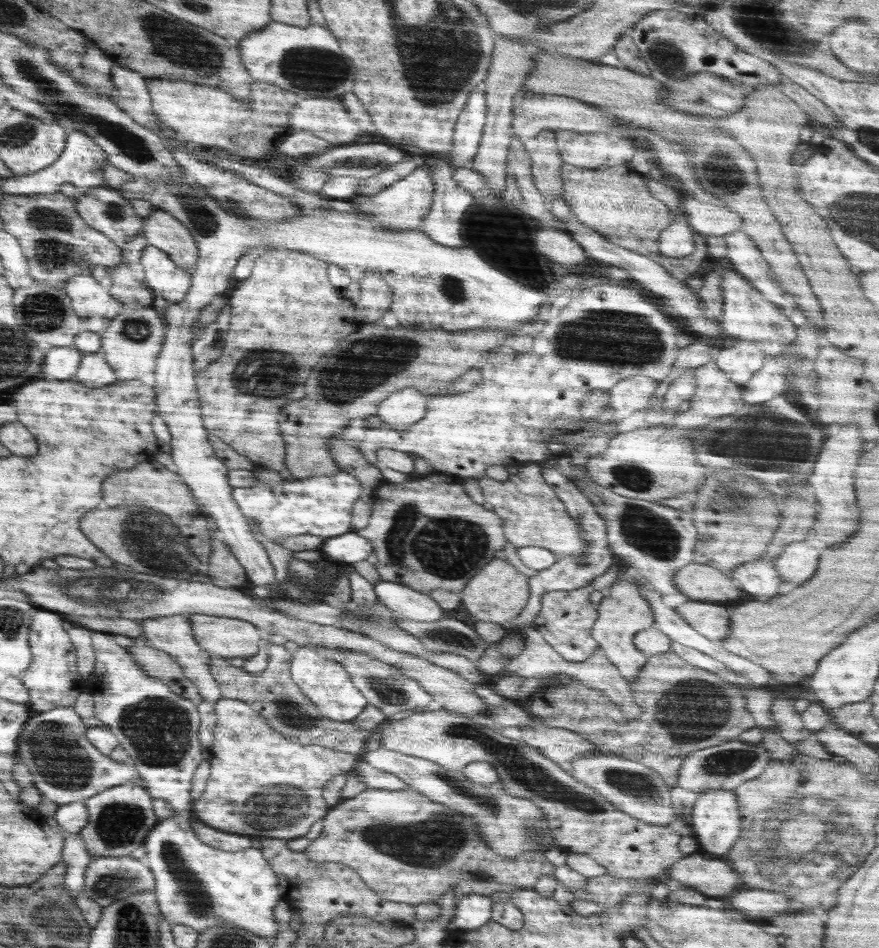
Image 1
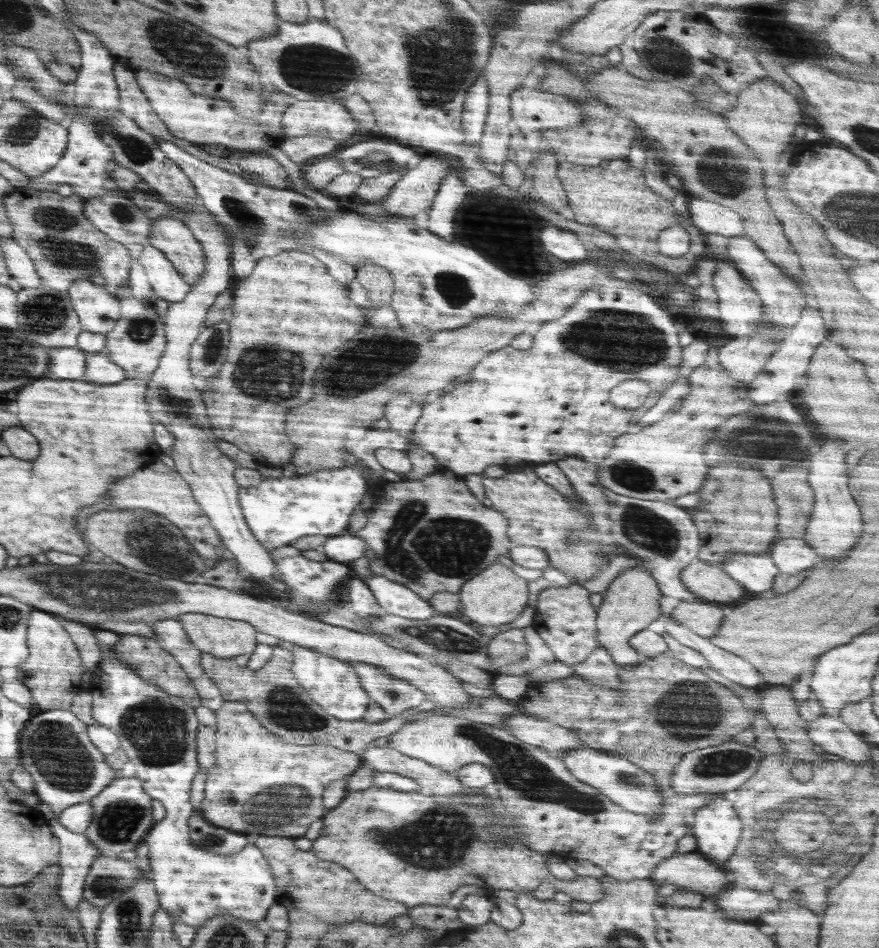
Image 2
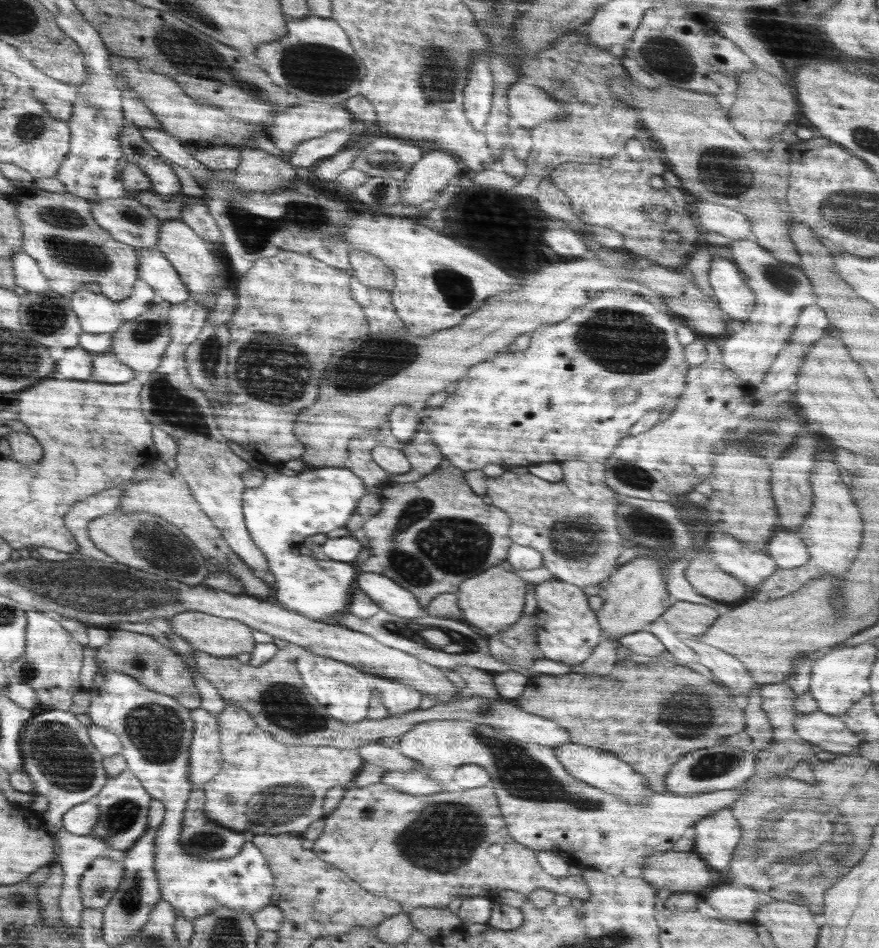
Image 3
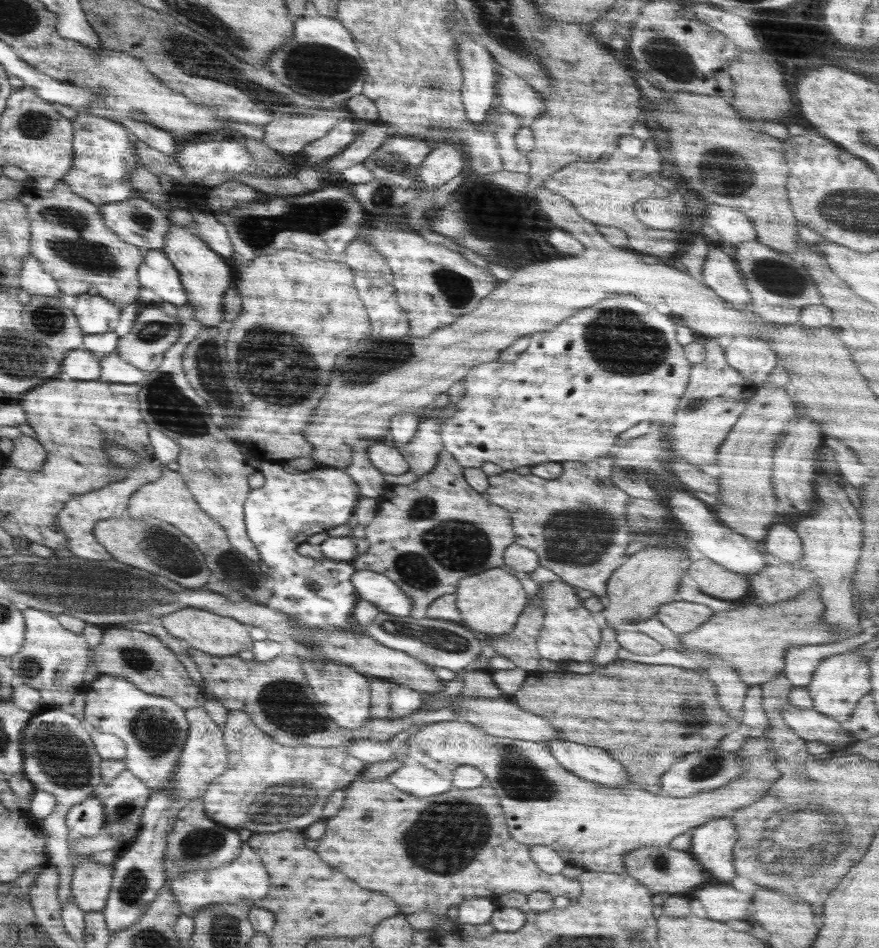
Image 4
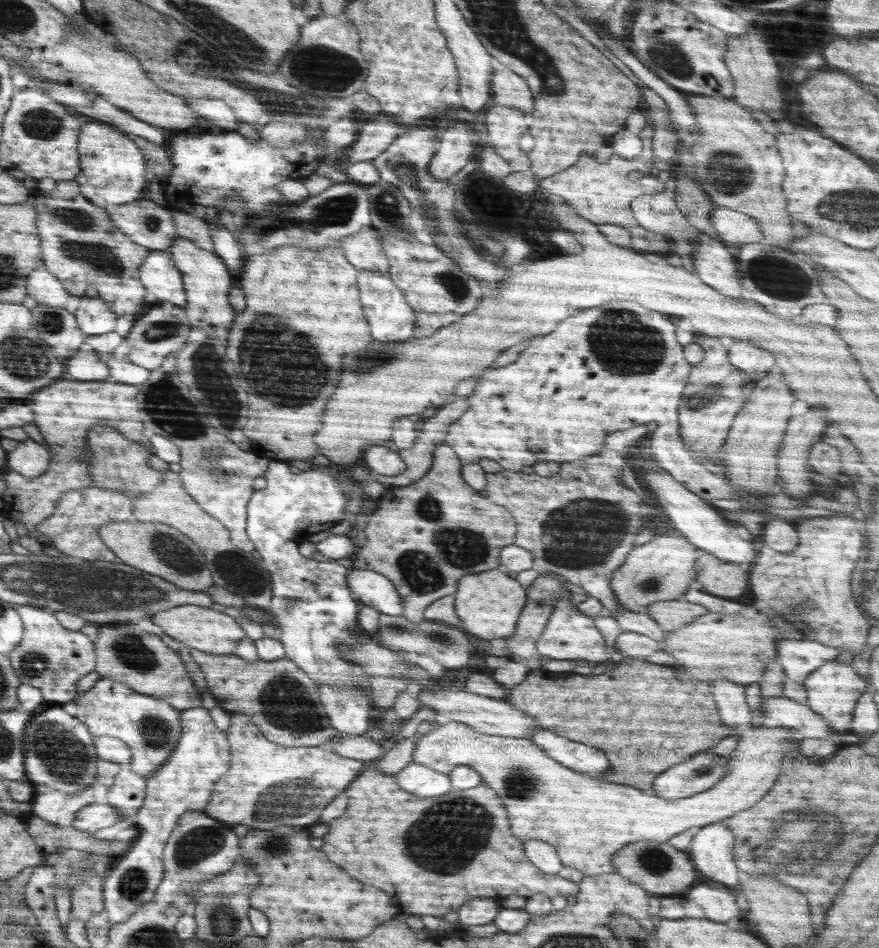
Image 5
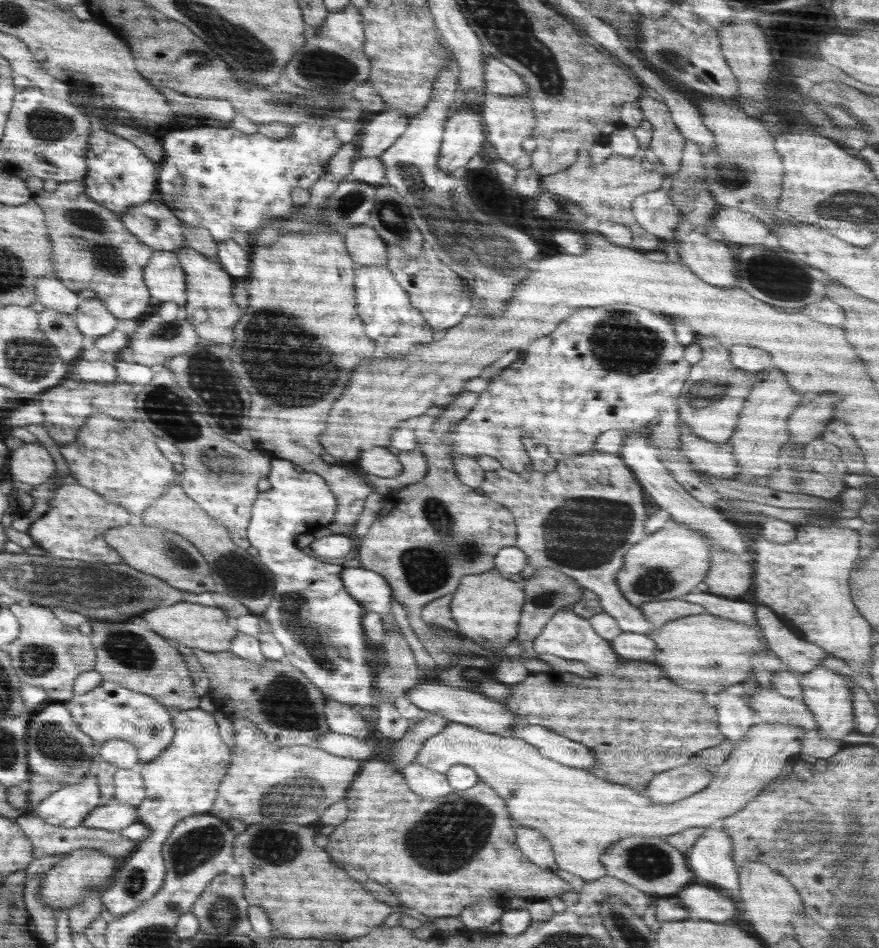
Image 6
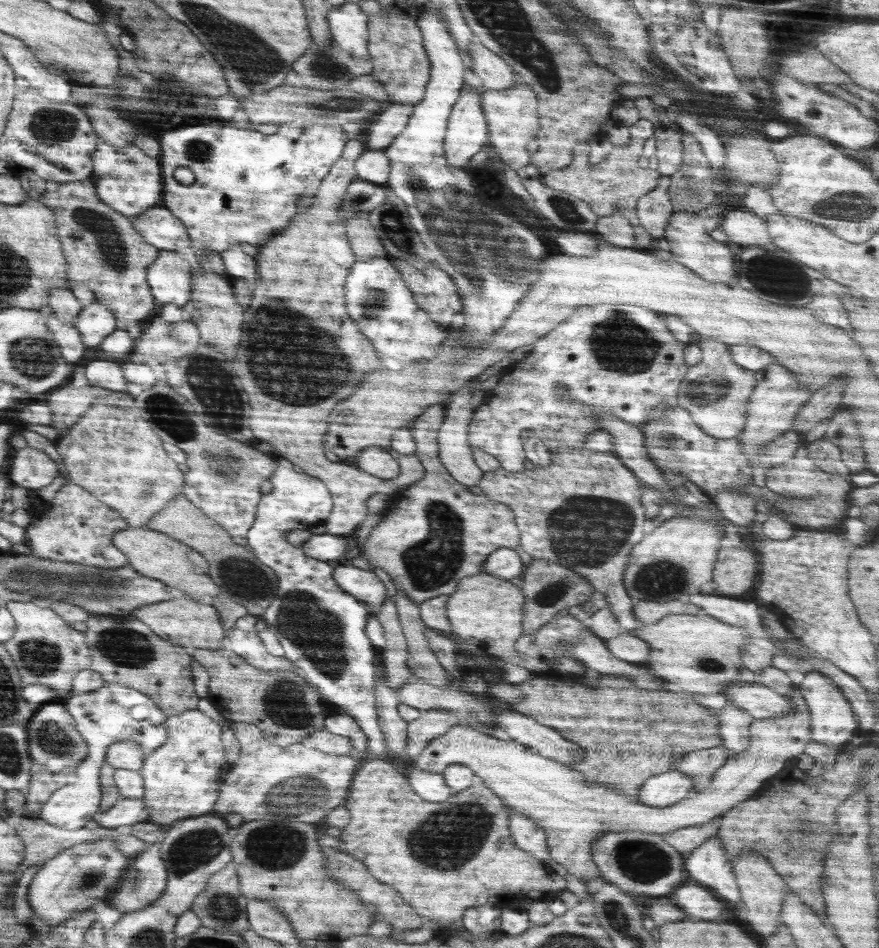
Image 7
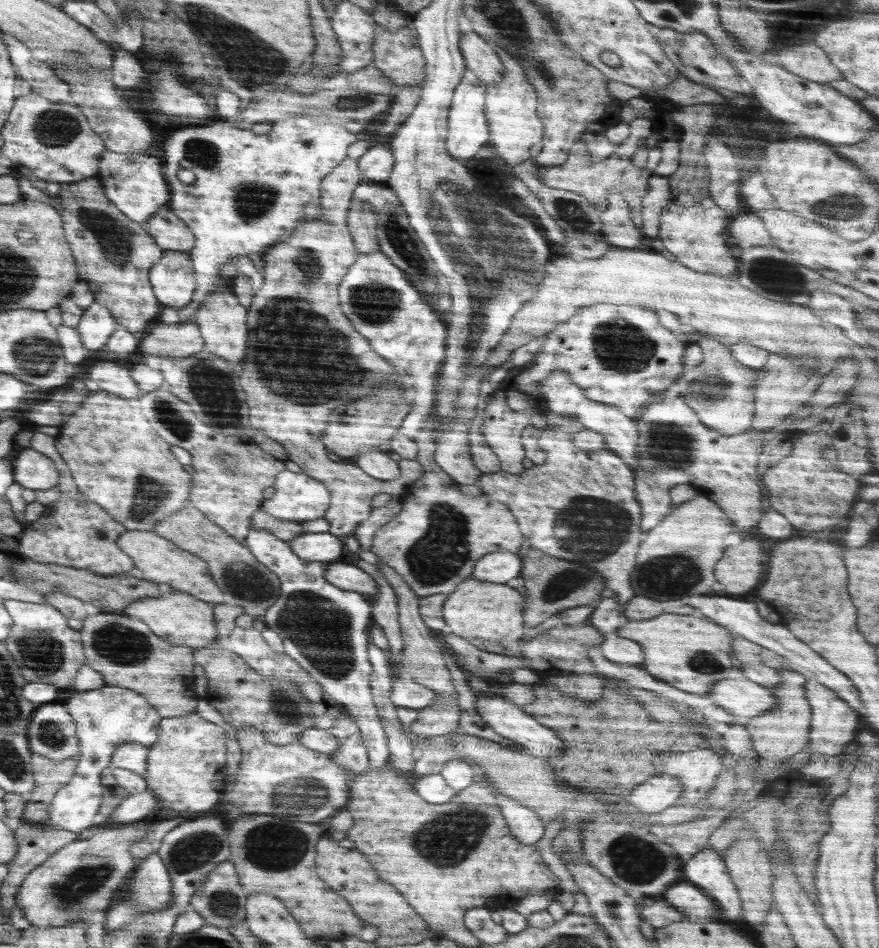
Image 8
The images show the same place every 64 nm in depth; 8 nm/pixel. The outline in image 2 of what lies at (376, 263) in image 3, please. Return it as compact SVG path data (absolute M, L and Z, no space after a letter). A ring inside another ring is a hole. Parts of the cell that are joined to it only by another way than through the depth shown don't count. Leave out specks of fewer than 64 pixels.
M360 266L356 274L358 282L368 294L368 304L370 306L386 306L392 304L393 288L392 276L388 270L380 270L376 266Z

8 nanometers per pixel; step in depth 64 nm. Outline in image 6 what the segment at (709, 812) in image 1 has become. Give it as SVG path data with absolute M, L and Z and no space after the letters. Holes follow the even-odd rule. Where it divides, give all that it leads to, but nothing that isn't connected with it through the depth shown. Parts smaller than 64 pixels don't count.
M706 830L686 856L696 882L714 884L720 890L726 888L739 901L739 873L733 860L733 842L724 830Z

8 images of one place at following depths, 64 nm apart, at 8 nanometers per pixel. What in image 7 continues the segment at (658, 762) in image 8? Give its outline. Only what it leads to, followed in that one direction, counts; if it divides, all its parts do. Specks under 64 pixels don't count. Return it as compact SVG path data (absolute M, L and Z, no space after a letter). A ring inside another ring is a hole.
M724 743L721 744L720 746L714 747L714 748L707 748L707 749L700 749L697 751L692 752L692 754L686 754L684 758L686 760L682 760L682 762L674 762L673 766L678 766L678 768L672 768L672 769L678 769L678 771L682 771L692 777L694 777L694 788L690 790L690 794L694 793L700 793L702 789L705 789L708 786L708 783L712 780L712 776L714 776L714 773L716 770L718 770L728 759L730 756L731 752L729 750L729 747L724 746Z

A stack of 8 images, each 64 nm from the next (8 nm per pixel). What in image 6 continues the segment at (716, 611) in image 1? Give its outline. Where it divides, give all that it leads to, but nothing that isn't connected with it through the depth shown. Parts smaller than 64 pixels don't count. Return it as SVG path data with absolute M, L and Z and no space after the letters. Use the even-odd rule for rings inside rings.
M678 599L646 602L641 604L640 611L656 628L662 628L670 622L687 618L686 616L706 612L702 606Z

